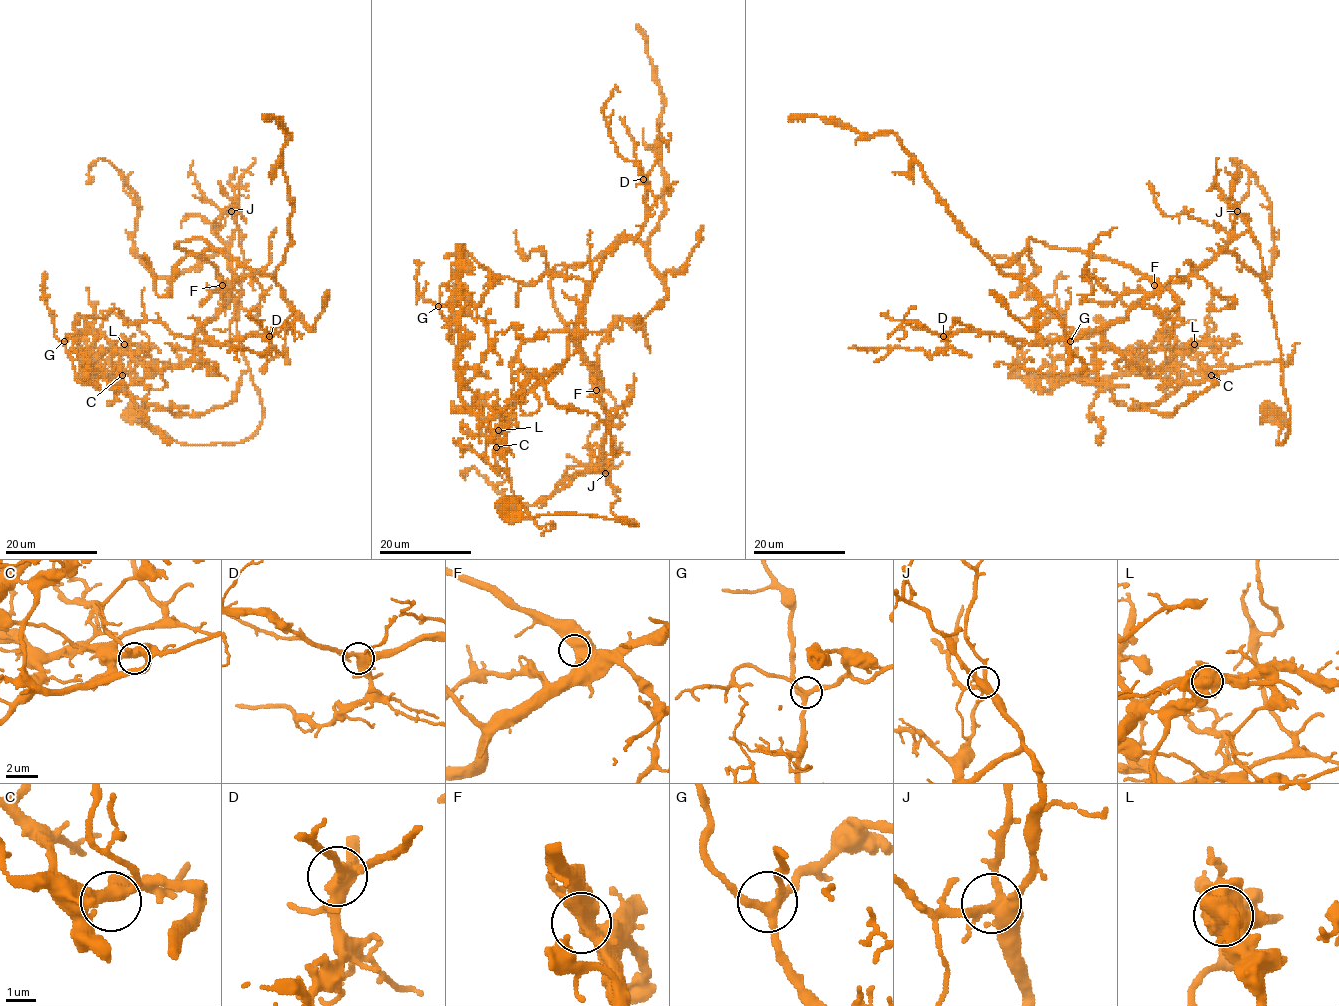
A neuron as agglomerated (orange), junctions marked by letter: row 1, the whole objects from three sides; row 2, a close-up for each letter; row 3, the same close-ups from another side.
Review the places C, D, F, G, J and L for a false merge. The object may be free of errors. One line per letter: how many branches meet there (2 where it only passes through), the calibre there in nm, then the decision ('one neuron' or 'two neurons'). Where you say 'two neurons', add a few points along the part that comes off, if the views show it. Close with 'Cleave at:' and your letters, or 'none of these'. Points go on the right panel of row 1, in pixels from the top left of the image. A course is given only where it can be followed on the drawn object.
C: 3 | 420 nm | one neuron
D: 4 | 440 nm | one neuron
F: 3 | 480 nm | one neuron
G: 4 | 320 nm | one neuron
J: 5 | 400 nm | one neuron
L: 4 | 700 nm | two neurons | (1195, 344), (1213, 347), (1202, 360), (1207, 374), (1049, 374), (1107, 385), (1089, 410), (1103, 429), (1096, 443)
Cleave at: L

